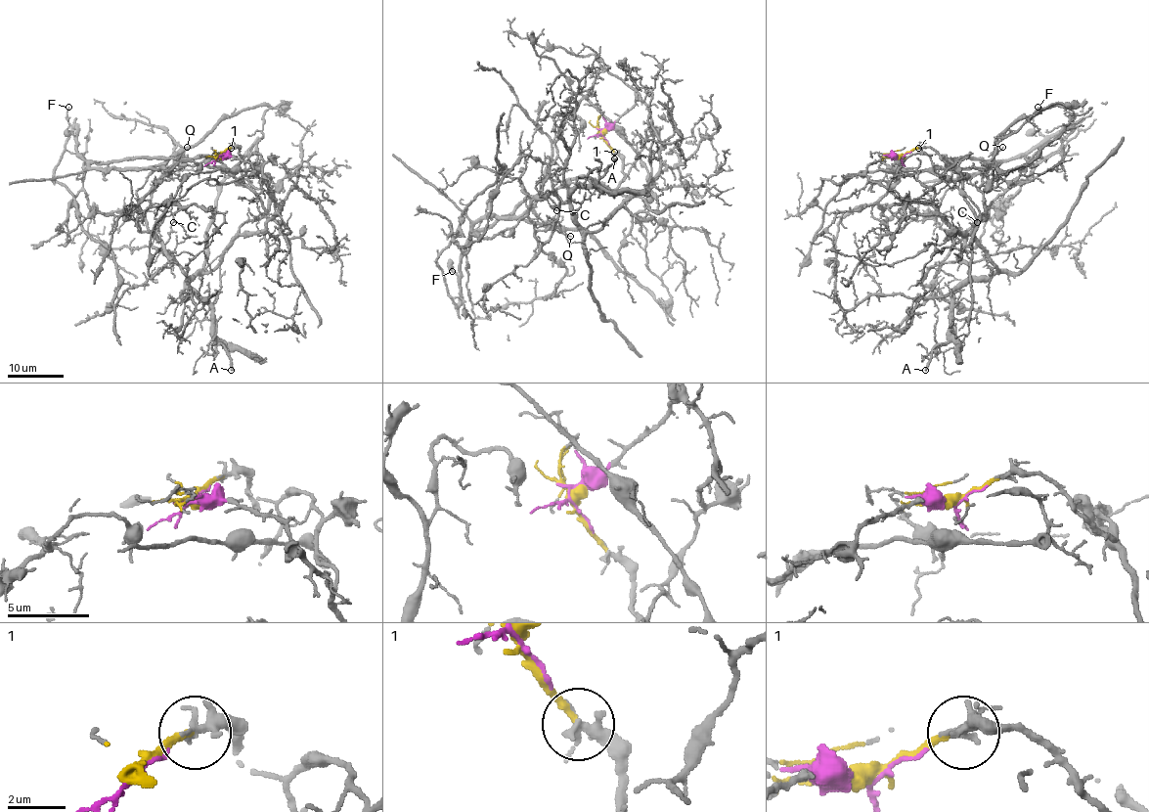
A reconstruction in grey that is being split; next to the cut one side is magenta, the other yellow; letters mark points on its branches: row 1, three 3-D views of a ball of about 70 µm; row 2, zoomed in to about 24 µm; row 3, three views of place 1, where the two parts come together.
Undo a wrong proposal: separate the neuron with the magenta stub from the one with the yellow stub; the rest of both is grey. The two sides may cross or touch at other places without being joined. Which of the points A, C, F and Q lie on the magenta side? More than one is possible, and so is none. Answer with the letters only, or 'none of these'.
A, C

